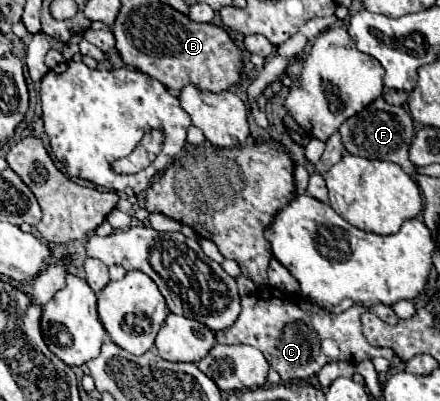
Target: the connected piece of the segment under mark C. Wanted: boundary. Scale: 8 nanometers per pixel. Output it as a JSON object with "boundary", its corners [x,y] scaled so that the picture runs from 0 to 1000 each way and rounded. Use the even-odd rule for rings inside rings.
{"boundary":[[[591,718],[577,733],[550,738],[545,758],[550,778],[541,798],[527,813],[491,828],[491,848],[518,863],[568,858],[586,868],[605,888],[614,913],[641,938],[641,948],[705,943],[755,898],[786,898],[814,908],[855,888],[877,888],[877,898],[895,893],[891,873],[850,868],[836,858],[818,803],[818,788],[832,778],[832,768],[800,763],[777,783],[755,783],[723,768],[695,743],[682,743],[673,733],[645,733],[627,718]],[[741,853],[750,853],[755,863],[745,863]]]}

